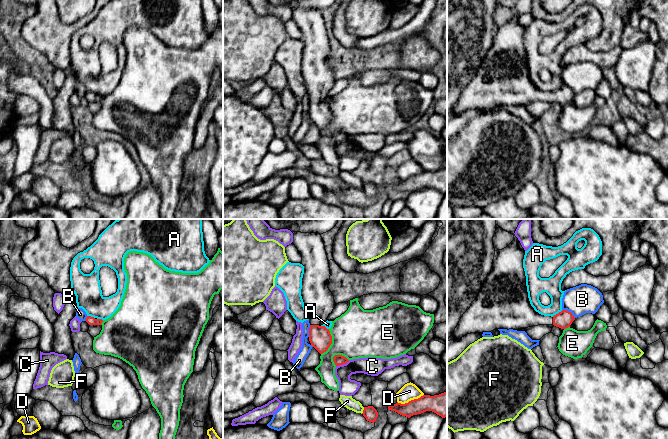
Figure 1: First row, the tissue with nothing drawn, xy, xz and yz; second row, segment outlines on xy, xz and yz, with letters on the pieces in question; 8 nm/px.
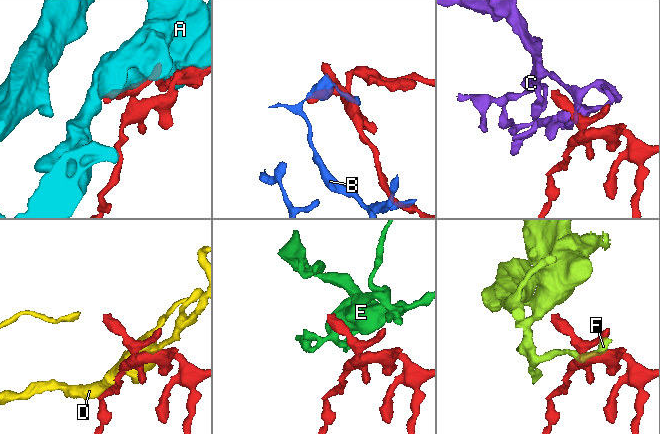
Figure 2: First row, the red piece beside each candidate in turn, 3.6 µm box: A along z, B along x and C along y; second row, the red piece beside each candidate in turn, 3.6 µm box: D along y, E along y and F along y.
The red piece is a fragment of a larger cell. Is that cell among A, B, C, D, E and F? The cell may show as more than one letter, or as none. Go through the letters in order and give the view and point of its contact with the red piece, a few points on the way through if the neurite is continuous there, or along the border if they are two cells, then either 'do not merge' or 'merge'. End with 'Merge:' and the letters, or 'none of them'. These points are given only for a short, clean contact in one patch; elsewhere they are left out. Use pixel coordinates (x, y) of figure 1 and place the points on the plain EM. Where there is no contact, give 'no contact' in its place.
A: yz (558, 89) | do not merge
B: yz (568, 87) | along yz (562, 85), (568, 86), (575, 93) | do not merge
C: xz (342, 140) | along xz (349, 136), (336, 142) | do not merge
D: xz (411, 176) | do not merge
E: xz (331, 118) | do not merge
F: xz (363, 186) | do not merge
Merge: none of them

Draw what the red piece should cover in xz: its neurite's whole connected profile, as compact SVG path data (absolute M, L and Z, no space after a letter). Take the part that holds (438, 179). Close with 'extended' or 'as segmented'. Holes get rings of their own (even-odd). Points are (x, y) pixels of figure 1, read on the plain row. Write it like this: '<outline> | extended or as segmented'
M447 168L434 172L423 171L405 180L397 178L396 180L388 181L388 186L395 187L408 194L426 187L432 187L445 194L447 192Z | as segmented

